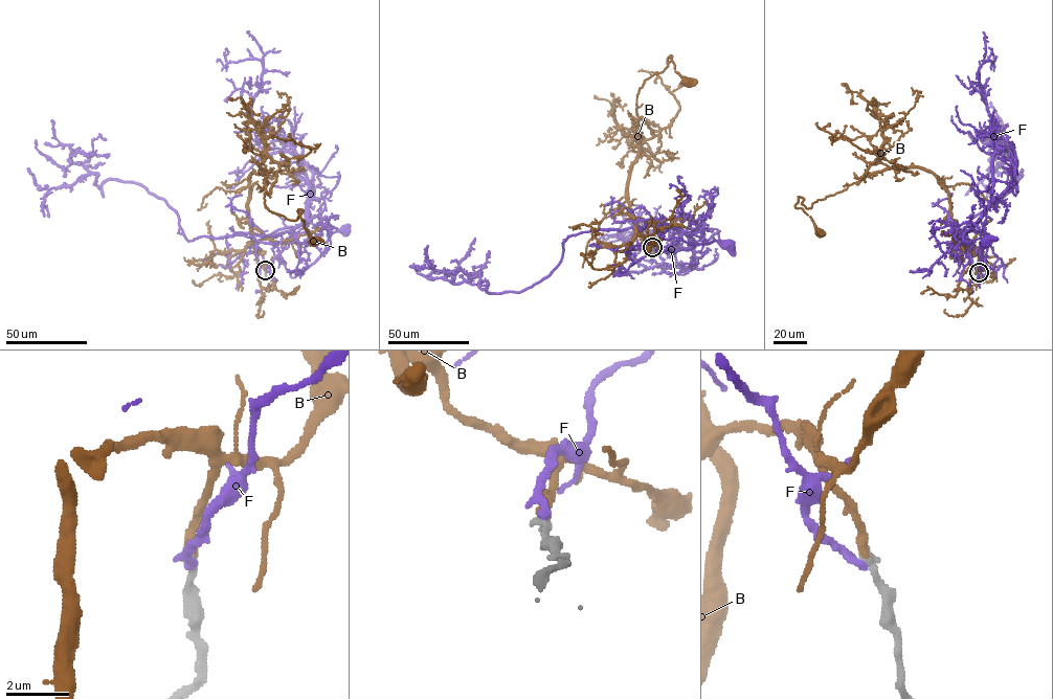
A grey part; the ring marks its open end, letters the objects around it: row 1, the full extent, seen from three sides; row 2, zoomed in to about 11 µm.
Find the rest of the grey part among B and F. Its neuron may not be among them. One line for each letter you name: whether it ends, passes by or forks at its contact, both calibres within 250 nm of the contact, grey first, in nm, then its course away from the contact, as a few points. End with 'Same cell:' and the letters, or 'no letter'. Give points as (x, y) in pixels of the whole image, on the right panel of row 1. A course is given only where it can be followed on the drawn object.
B: It ends there. Thickness 280 nm (grey) against 320 nm. Its course: (979, 272), (951, 222), (948, 192), (918, 167), (873, 172), (811, 207), (798, 197), (794, 206), (821, 232)
Same cell: B

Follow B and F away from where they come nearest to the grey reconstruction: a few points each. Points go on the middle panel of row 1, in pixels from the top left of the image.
B: (652, 247), (628, 213), (627, 183), (637, 150), (636, 96), (671, 55), (675, 71), (687, 83)
F: (652, 247), (668, 229), (676, 229), (665, 225), (655, 228), (662, 239), (732, 243)

